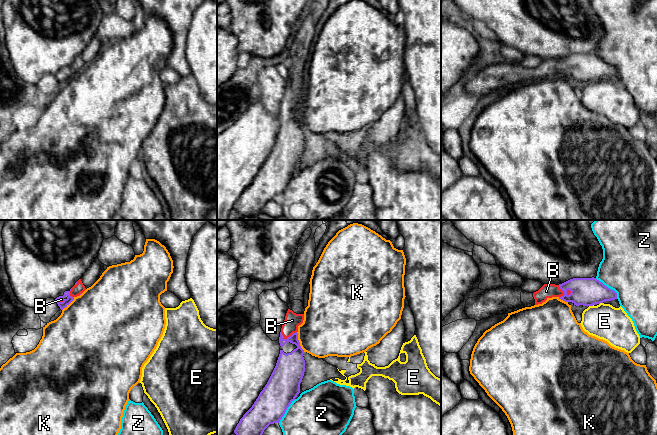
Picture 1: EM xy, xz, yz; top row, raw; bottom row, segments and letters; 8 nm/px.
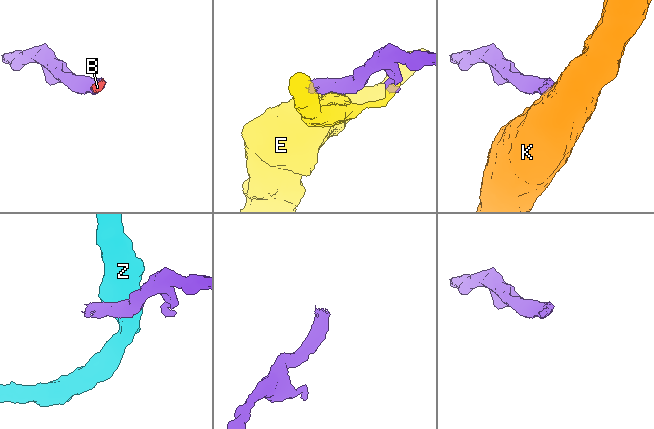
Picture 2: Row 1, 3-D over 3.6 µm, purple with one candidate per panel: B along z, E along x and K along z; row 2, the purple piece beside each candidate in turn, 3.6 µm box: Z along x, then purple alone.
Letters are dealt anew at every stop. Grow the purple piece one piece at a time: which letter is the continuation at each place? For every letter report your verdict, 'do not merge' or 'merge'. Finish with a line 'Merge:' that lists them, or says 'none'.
B: merge
E: do not merge
K: do not merge
Z: do not merge
Merge: B

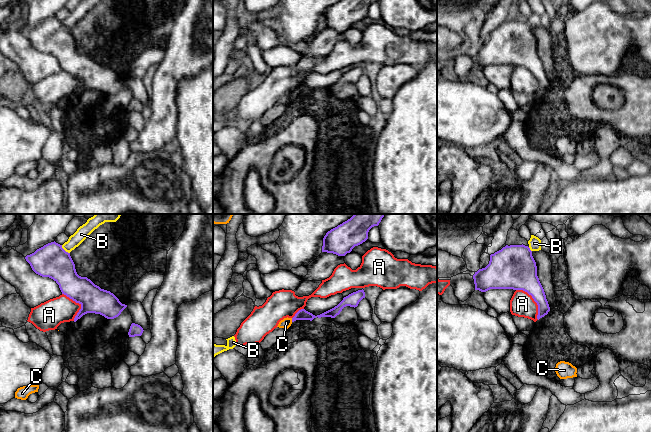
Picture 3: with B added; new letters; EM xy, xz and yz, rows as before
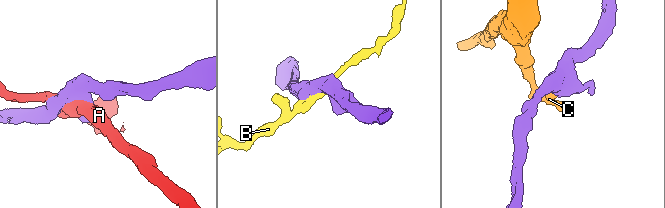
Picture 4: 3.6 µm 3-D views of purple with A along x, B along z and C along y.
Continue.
A: do not merge
B: do not merge
C: do not merge
Merge: none

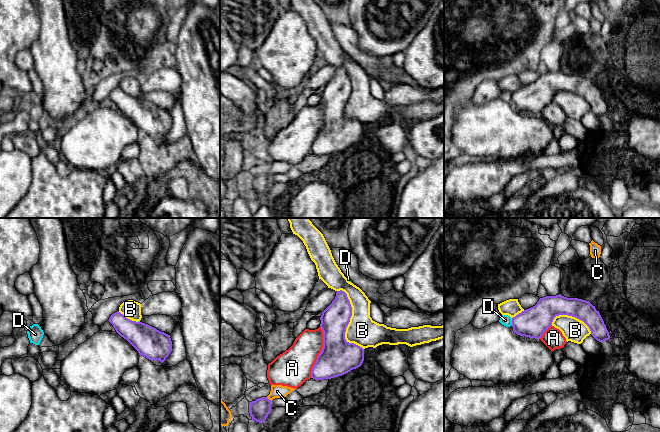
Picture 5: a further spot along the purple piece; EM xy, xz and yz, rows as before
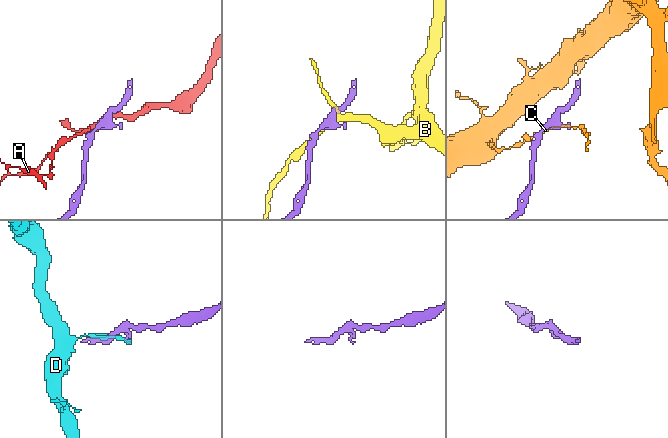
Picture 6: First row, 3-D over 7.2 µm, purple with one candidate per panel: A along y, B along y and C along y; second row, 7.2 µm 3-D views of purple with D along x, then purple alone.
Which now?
A: do not merge
B: do not merge
C: do not merge
D: do not merge
Merge: none

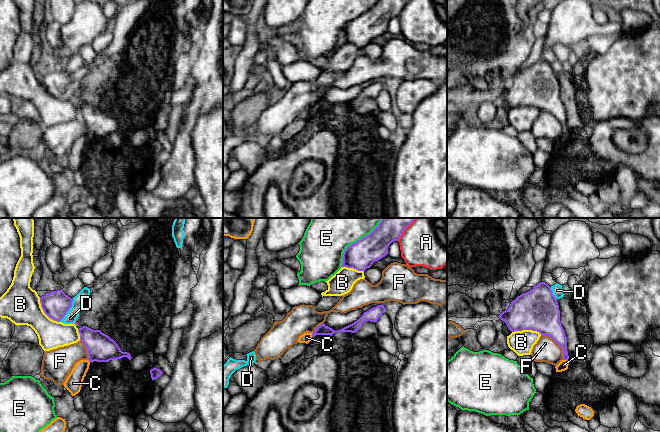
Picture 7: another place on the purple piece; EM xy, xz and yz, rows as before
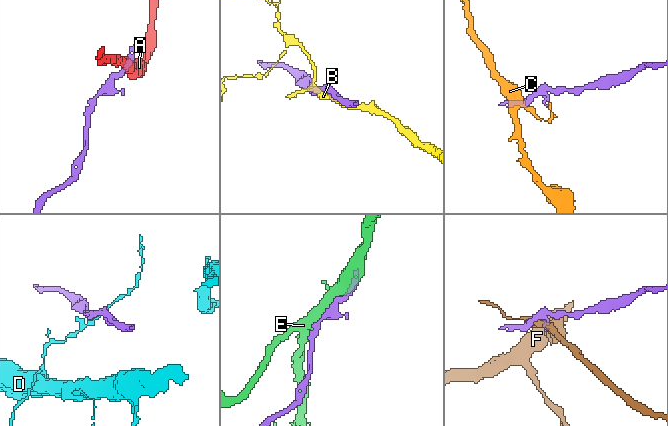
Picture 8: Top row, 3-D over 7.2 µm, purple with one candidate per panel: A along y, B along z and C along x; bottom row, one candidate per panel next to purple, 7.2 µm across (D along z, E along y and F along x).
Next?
A: do not merge
B: do not merge
C: do not merge
D: do not merge
E: do not merge
F: do not merge
Merge: none

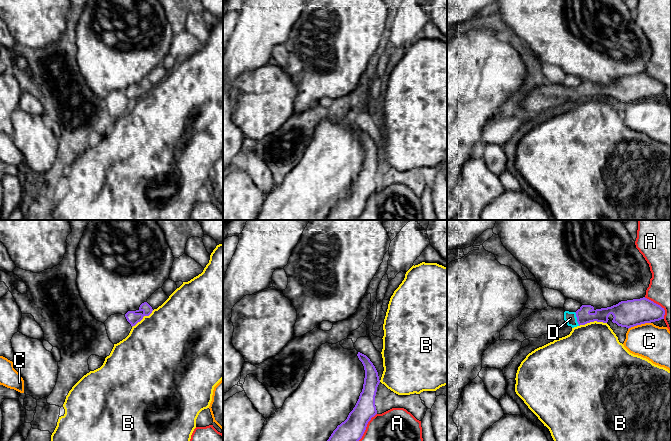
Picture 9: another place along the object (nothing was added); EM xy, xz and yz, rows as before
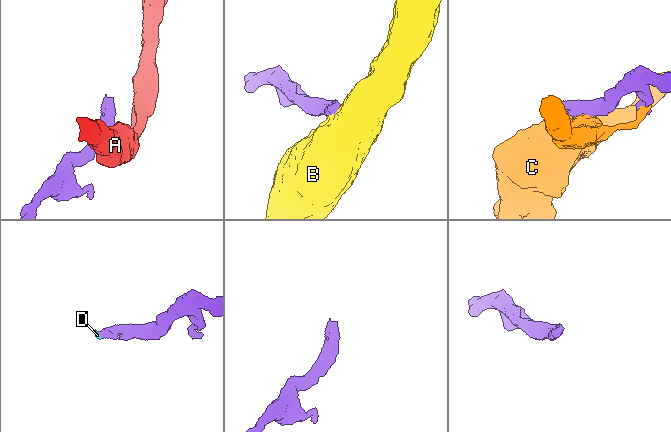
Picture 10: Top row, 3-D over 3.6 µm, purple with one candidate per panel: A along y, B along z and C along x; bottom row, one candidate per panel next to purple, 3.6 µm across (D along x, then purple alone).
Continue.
A: do not merge
B: do not merge
C: do not merge
D: merge
Merge: D

